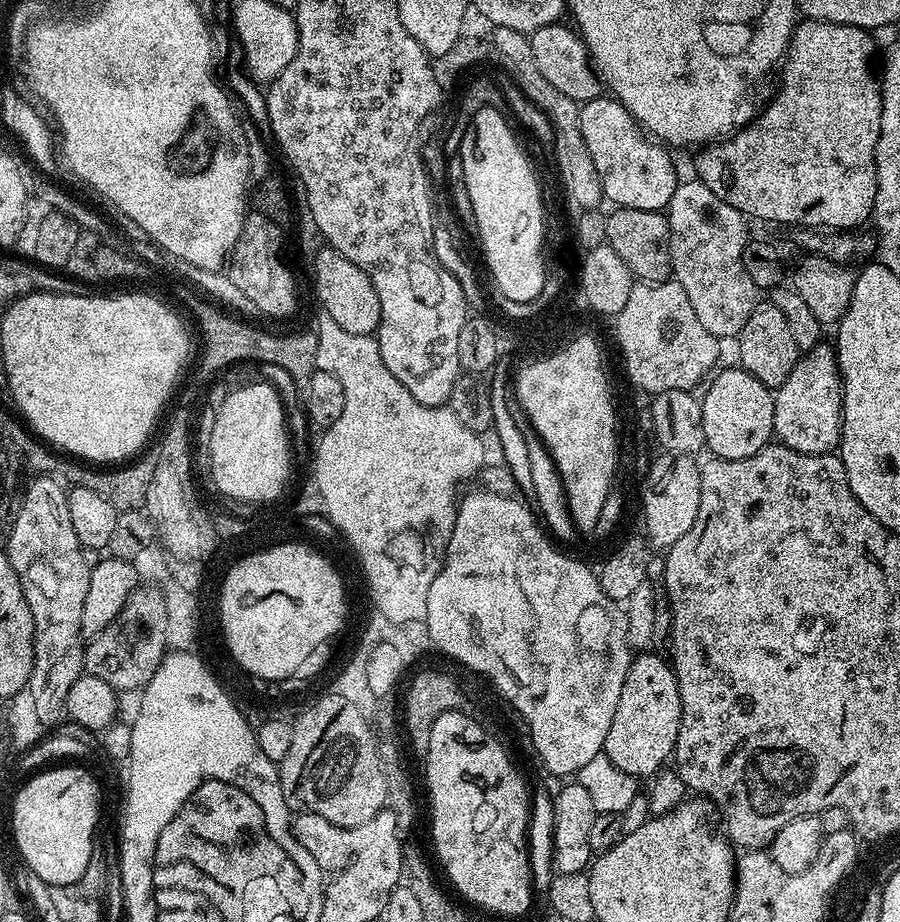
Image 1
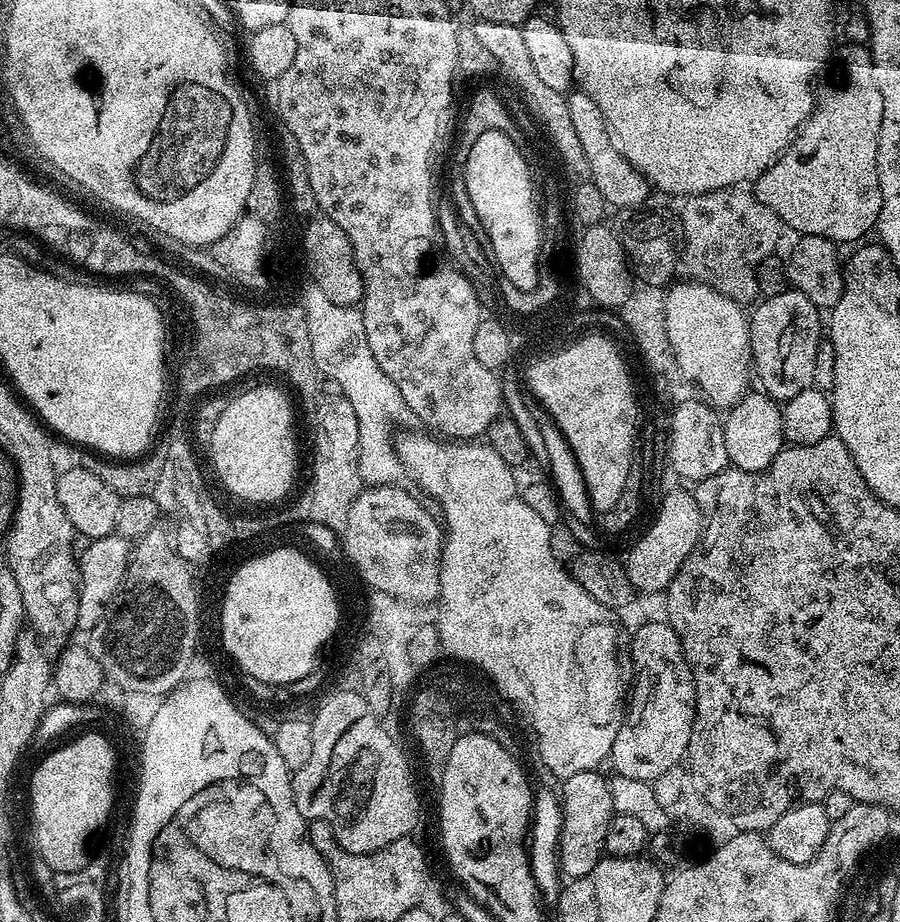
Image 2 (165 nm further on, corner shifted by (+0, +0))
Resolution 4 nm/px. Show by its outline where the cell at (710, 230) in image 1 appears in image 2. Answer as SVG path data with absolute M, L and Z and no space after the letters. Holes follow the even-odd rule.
M743 187L723 188L706 194L689 196L678 211L678 228L682 233L682 268L689 272L693 281L708 284L721 292L726 298L736 301L741 306L748 306L760 296L758 290L758 266L767 256L777 251L776 243L780 240L782 225L780 220L751 191Z

